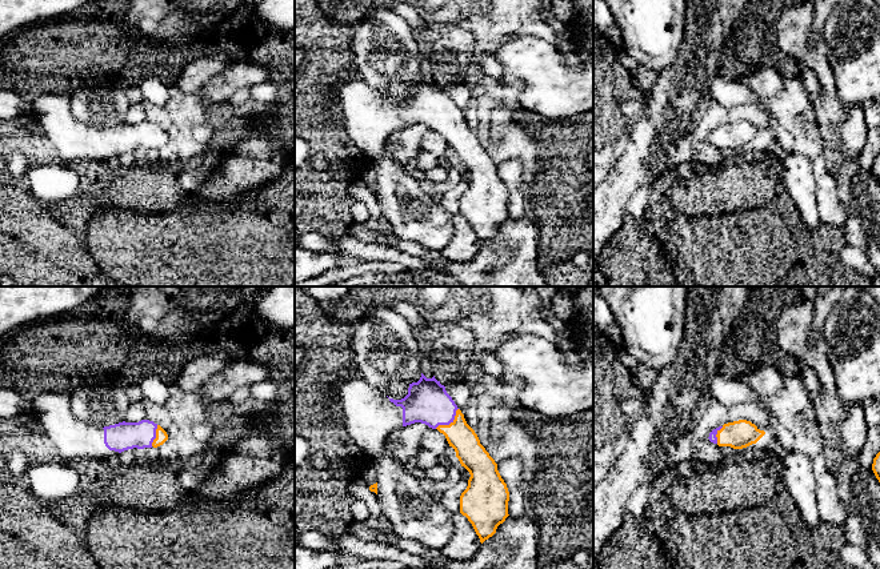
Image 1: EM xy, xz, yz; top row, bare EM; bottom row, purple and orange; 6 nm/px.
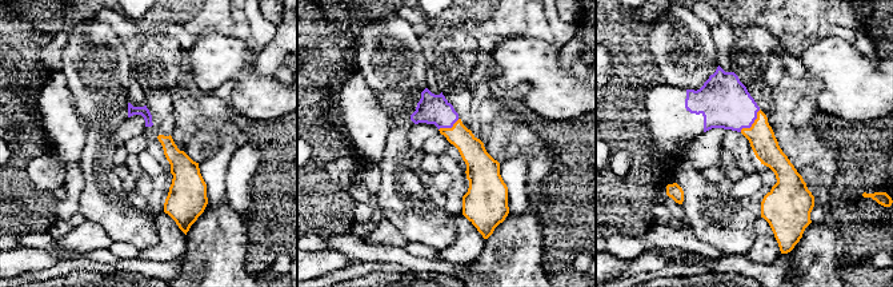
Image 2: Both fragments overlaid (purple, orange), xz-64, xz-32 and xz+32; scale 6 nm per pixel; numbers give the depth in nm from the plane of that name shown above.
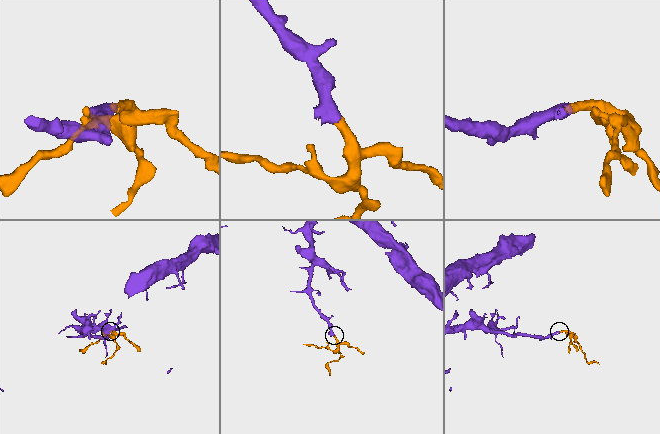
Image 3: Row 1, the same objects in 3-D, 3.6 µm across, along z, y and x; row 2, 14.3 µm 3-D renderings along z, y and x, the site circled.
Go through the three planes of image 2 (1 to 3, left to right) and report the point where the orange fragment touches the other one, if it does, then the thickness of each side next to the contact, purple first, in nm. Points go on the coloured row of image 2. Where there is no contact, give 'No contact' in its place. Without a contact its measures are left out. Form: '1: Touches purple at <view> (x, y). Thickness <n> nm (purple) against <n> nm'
1: No contact
2: Touches purple at xz-32 (448, 127). Thickness 180 nm (purple) against 150 nm
3: Touches purple at xz+32 (753, 122). Thickness 300 nm (purple) against 160 nm

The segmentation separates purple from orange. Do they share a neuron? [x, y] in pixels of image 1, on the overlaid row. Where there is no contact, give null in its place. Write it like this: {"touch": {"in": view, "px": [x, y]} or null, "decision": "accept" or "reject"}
{"touch": {"in": "xz", "px": [450, 423]}, "decision": "accept"}

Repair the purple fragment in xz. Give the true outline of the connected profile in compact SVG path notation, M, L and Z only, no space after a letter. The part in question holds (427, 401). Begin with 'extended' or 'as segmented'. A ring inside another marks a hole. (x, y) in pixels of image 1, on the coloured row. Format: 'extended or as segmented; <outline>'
extended; M421 373L417 382L409 384L408 394L404 398L393 400L388 398L380 388L356 374L343 384L340 405L349 436L372 458L381 456L387 437L403 426L421 422L443 433L449 446L455 449L461 466L471 474L468 486L460 496L460 513L472 524L481 544L492 537L497 526L509 516L509 492L497 470L497 464L480 444L477 434L467 424L461 410L435 376L427 378Z

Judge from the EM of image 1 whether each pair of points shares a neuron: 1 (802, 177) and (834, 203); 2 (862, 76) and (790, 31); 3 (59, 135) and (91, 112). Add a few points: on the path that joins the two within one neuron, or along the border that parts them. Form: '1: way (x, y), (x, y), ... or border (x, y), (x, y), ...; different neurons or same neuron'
1: border (812, 161), (820, 219); different neurons
2: border (822, 35), (826, 41), (827, 60), (835, 85); different neurons
3: border (70, 95), (70, 112), (86, 124), (102, 129); different neurons

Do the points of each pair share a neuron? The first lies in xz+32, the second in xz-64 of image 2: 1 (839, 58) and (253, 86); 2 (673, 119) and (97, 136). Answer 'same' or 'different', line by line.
1: same
2: different

